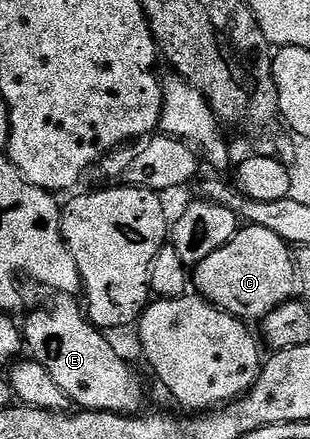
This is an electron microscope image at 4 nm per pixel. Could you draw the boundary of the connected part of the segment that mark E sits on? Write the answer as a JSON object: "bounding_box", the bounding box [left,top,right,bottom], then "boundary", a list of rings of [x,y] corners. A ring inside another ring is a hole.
{"bounding_box":[21,295,143,415],"boundary":[[[59,295],[54,298],[56,301],[52,305],[47,305],[44,309],[35,309],[31,313],[31,318],[27,321],[27,326],[22,326],[21,332],[25,338],[26,348],[31,349],[30,356],[49,375],[53,375],[53,383],[65,391],[67,398],[72,401],[80,410],[94,411],[97,413],[125,413],[135,415],[140,412],[143,405],[143,381],[123,362],[123,357],[111,346],[111,341],[106,332],[96,329],[91,324],[86,312],[75,302],[76,298],[71,295]]]}

